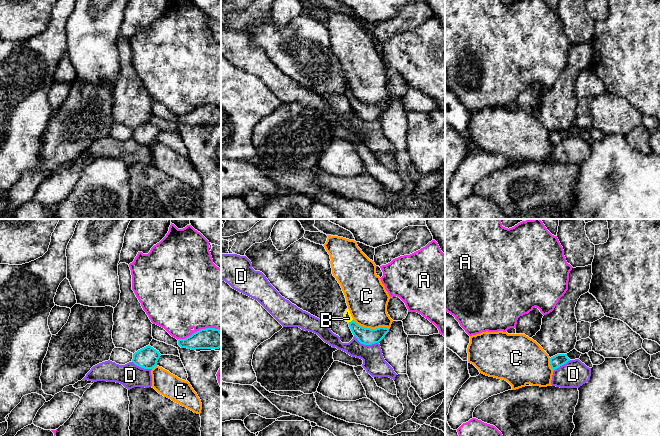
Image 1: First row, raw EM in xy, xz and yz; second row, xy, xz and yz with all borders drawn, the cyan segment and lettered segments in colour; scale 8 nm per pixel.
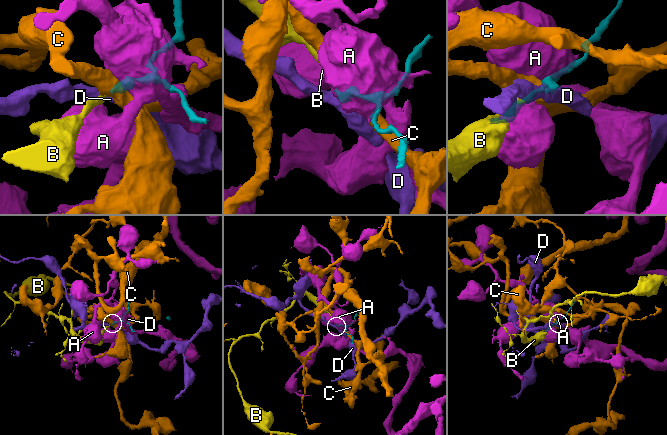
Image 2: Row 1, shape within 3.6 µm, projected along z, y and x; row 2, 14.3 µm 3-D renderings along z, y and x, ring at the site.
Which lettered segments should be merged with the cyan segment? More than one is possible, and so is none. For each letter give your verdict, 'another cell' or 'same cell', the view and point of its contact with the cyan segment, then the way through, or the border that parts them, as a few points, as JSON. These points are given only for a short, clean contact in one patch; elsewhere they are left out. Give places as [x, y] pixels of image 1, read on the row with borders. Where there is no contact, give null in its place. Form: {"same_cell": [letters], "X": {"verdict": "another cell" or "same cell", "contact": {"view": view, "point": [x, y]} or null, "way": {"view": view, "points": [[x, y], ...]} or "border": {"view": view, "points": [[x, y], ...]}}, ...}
{"same_cell": ["B"], "A": {"verdict": "another cell", "contact": {"view": "xy", "point": [199, 330]}}, "B": {"verdict": "same cell", "contact": {"view": "xz", "point": [351, 321]}}, "C": {"verdict": "another cell", "contact": {"view": "xz", "point": [371, 329]}, "border": {"view": "xz", "points": [[353, 319], [365, 327], [386, 327], [388, 329]]}}, "D": {"verdict": "another cell", "contact": {"view": "xz", "point": [366, 344]}, "border": {"view": "xz", "points": [[354, 335], [361, 343], [378, 343]]}}}

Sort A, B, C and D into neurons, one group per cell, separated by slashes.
A / B / C / D

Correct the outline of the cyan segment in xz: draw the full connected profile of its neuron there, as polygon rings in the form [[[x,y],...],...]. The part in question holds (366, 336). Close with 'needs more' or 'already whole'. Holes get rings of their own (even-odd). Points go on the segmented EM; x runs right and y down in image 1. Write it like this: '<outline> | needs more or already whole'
[[[346,309],[344,313],[345,321],[349,324],[349,327],[353,335],[357,340],[364,345],[372,345],[379,343],[385,335],[389,332],[387,327],[379,327],[376,329],[365,328],[358,325],[352,318],[349,309]]] | needs more

